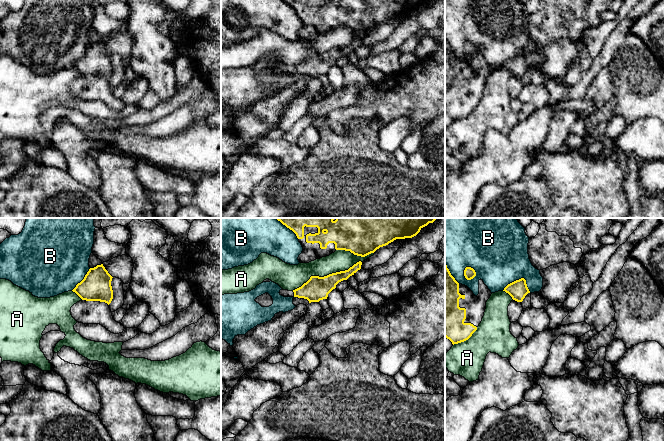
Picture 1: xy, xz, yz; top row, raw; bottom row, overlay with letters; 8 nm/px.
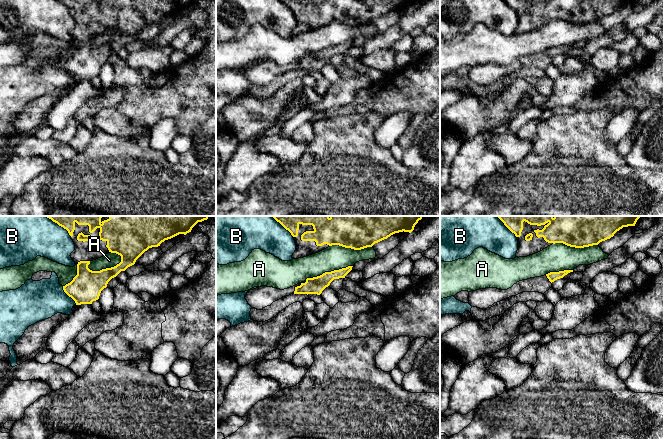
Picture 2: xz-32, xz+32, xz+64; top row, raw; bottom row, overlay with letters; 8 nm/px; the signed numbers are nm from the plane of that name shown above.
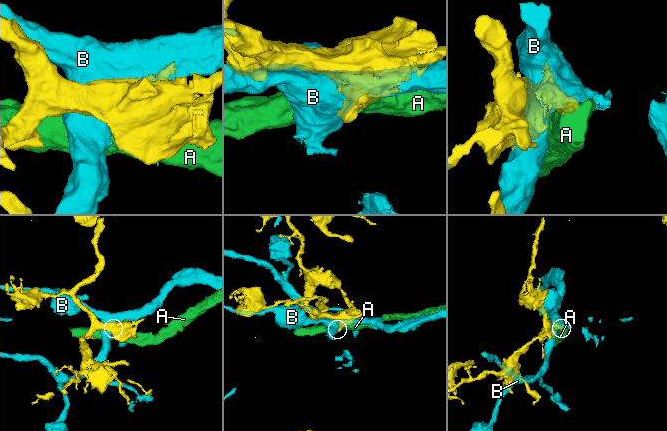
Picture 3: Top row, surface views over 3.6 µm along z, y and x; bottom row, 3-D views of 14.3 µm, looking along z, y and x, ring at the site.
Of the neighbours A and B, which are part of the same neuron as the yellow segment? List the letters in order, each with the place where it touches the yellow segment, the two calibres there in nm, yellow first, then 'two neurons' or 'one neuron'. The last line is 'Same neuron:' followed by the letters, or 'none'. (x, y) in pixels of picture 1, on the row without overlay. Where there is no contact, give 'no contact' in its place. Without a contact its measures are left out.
A: meets yellow in xz at (327, 51); 190 nm thick on the yellow side, 180 nm on the other; two neurons
B: meets yellow in yz at (520, 55); 150 nm thick on the yellow side, 460 nm on the other; two neurons
Same neuron: none

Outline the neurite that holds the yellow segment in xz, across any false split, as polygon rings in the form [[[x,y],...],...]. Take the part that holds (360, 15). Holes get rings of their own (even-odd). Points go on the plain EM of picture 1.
[[[283,0],[292,6],[303,23],[298,36],[309,39],[329,32],[336,26],[350,27],[365,33],[396,15],[412,14],[428,0]]]

